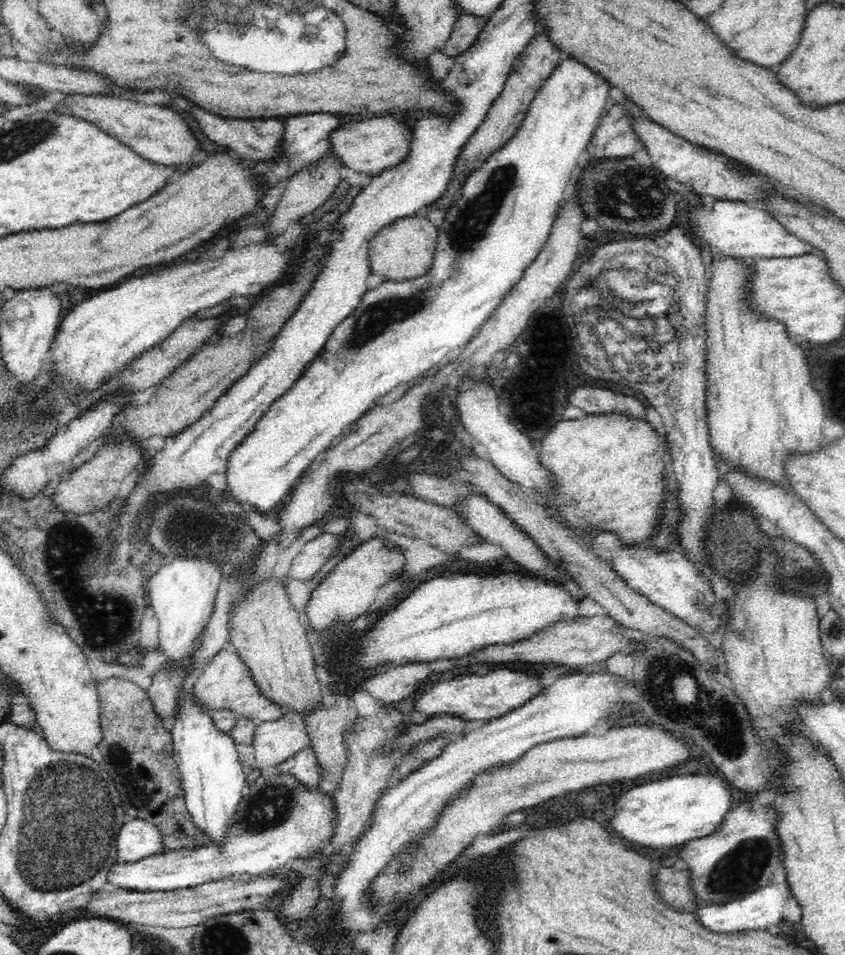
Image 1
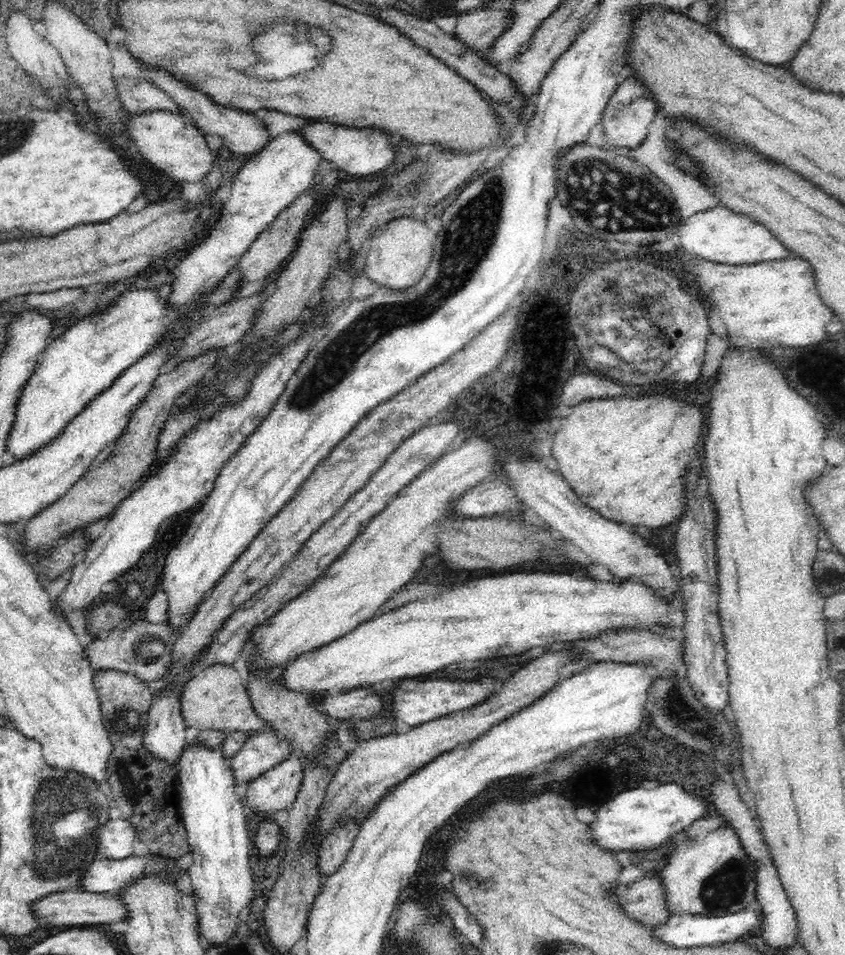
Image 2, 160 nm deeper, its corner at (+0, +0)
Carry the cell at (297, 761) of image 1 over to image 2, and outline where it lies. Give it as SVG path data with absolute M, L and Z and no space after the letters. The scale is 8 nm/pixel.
M290 753L278 766L260 774L246 788L246 804L260 816L272 816L295 801L303 779L304 760Z

